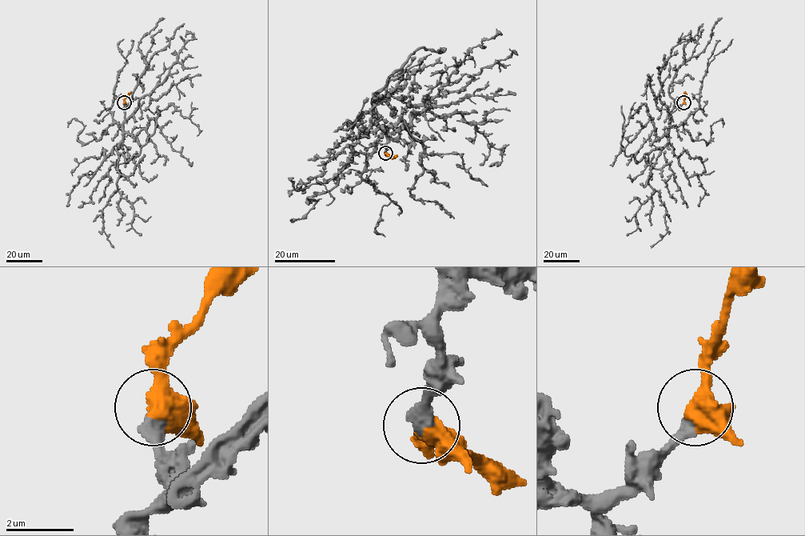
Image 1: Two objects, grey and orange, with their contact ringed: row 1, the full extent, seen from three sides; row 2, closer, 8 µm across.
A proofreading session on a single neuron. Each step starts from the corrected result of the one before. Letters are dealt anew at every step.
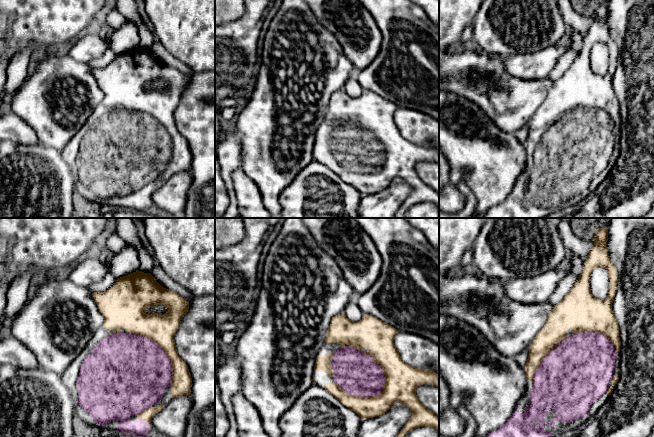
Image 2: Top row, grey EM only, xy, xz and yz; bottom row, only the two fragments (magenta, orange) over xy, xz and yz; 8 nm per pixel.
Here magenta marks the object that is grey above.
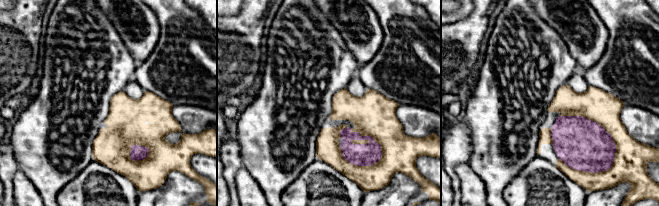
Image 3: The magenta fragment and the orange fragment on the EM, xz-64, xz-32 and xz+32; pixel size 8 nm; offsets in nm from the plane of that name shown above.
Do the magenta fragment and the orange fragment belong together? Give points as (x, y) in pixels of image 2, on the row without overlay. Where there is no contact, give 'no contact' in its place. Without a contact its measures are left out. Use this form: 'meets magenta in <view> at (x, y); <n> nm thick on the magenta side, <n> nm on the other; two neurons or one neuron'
meets magenta in xz at (379, 141); 360 nm thick on the magenta side, 280 nm on the other; one neuron

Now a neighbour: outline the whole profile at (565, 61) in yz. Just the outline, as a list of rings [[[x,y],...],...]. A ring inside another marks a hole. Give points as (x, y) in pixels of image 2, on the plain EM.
[[[568,48],[562,56],[558,59],[556,65],[549,73],[549,77],[552,81],[558,80],[572,65],[574,60],[577,58],[579,52]]]

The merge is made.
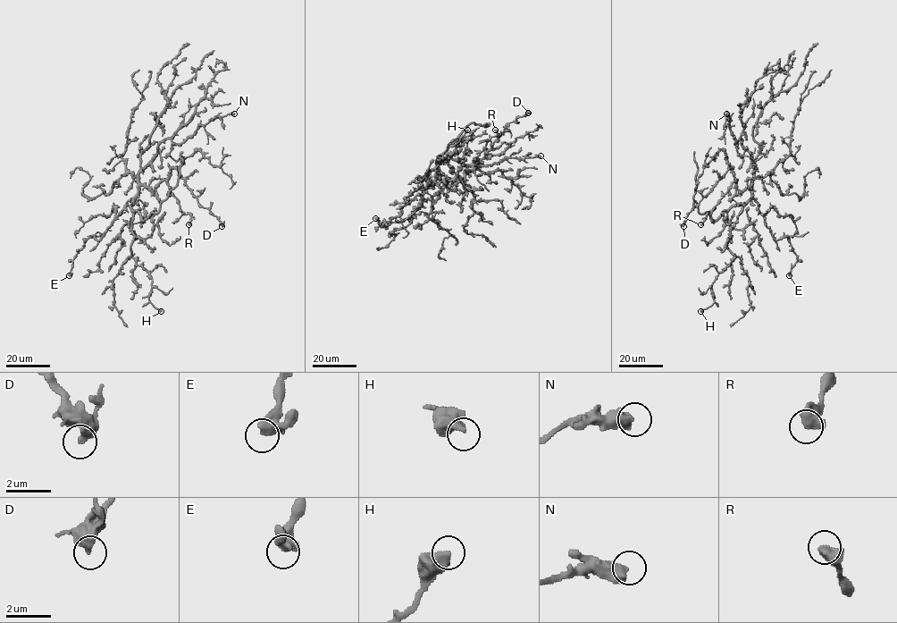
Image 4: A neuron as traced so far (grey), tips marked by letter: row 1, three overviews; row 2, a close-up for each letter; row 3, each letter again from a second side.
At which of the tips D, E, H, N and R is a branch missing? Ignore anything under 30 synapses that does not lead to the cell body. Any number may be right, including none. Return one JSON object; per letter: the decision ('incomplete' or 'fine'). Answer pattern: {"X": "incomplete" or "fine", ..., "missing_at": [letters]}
{"D": "fine", "E": "fine", "H": "fine", "N": "fine", "R": "fine", "missing_at": []}

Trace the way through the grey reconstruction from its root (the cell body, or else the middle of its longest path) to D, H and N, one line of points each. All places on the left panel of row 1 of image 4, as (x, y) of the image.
D: (138, 181), (154, 190), (175, 168), (197, 203), (207, 208), (222, 226)
H: (138, 181), (138, 194), (130, 206), (133, 236), (130, 255), (149, 273), (152, 280), (149, 301), (161, 311)
N: (138, 181), (138, 172), (152, 159), (162, 142), (169, 138), (182, 143), (201, 125), (219, 116), (234, 113)

